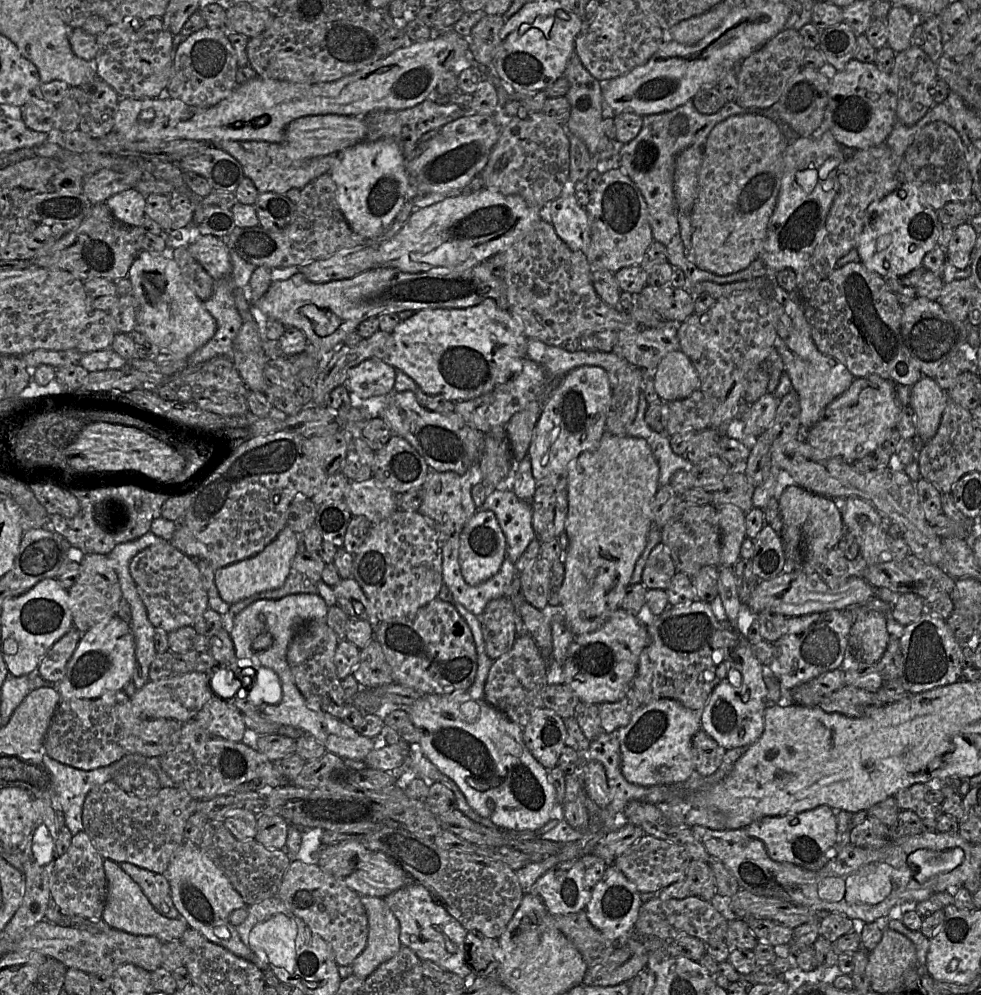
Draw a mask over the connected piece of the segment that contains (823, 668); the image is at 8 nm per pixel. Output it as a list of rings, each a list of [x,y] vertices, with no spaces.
[[[829,610],[787,619],[787,630],[774,643],[779,657],[769,666],[780,682],[781,689],[791,691],[825,673],[840,668],[850,652],[850,631],[855,620],[855,610]]]

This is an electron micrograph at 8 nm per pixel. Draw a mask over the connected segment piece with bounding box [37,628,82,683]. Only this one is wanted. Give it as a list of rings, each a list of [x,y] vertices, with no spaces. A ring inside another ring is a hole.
[[[76,628],[64,634],[41,659],[37,674],[50,683],[58,683],[65,675],[66,666],[81,637]]]

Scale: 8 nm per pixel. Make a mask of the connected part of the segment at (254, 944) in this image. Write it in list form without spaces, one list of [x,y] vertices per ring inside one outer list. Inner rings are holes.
[[[276,914],[254,925],[249,933],[249,948],[263,950],[271,963],[279,967],[280,960],[295,956],[296,925],[283,914]]]

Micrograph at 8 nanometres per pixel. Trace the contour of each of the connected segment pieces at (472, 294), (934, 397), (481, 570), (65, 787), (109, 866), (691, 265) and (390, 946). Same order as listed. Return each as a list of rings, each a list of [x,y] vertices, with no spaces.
[[[485,261],[475,267],[459,273],[440,274],[435,271],[406,273],[395,268],[372,268],[353,278],[313,283],[301,272],[297,272],[287,280],[271,283],[265,295],[252,304],[258,307],[269,319],[280,321],[285,327],[301,330],[308,343],[315,350],[315,358],[323,361],[340,347],[345,337],[356,331],[359,324],[369,318],[377,318],[382,314],[398,314],[405,310],[420,311],[436,308],[467,308],[480,304],[485,299],[493,299],[503,310],[509,310],[504,284],[494,275],[491,261]]]
[[[922,377],[911,387],[909,406],[915,416],[916,435],[924,443],[937,433],[948,400],[947,392],[933,378]]]
[[[478,510],[464,525],[459,541],[459,564],[465,582],[479,585],[494,576],[506,558],[506,538],[494,512]]]
[[[43,748],[44,753],[42,754],[42,761],[49,770],[55,787],[55,795],[53,797],[53,808],[55,812],[62,810],[65,816],[66,827],[70,830],[72,836],[78,832],[83,831],[82,823],[82,810],[83,803],[87,794],[98,785],[101,785],[108,781],[113,781],[114,776],[132,764],[142,764],[151,767],[157,774],[161,787],[173,787],[176,786],[173,780],[163,771],[160,765],[159,757],[146,757],[140,754],[128,754],[114,762],[111,765],[101,767],[94,770],[82,770],[72,766],[62,764],[52,759]]]
[[[104,859],[107,879],[107,897],[102,920],[110,927],[134,935],[155,936],[160,941],[181,939],[188,925],[182,918],[170,919],[161,915],[142,892],[140,886],[112,860]]]
[[[689,100],[671,111],[643,116],[642,127],[638,135],[630,142],[616,147],[614,155],[616,165],[636,184],[647,204],[653,239],[666,247],[667,262],[674,268],[680,268],[683,271],[688,290],[691,286],[702,281],[726,284],[766,276],[771,273],[760,258],[754,260],[747,268],[729,275],[720,276],[702,270],[695,264],[695,261],[690,261],[687,258],[680,233],[680,210],[673,188],[675,162],[678,154],[691,145],[704,145],[711,130],[718,123],[730,116],[744,113],[761,114],[777,124],[780,121],[779,115],[772,109],[743,108],[735,101],[726,102],[716,113],[702,114],[697,111],[693,101]]]
[[[361,896],[368,919],[365,949],[352,963],[353,974],[365,979],[400,950],[400,925],[384,898]]]

